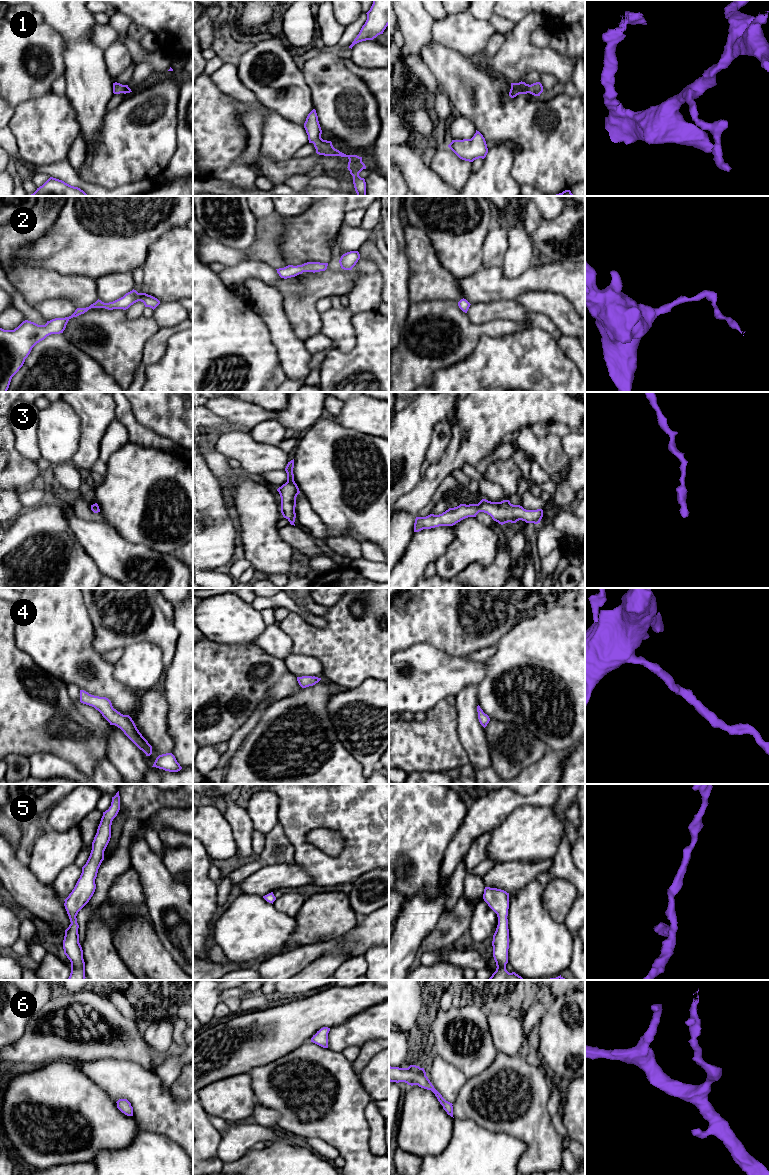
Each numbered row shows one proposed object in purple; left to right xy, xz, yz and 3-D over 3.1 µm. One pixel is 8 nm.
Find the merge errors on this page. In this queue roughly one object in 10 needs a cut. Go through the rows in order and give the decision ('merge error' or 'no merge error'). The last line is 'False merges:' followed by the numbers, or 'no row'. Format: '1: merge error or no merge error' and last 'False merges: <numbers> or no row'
1: no merge error
2: no merge error
3: no merge error
4: no merge error
5: no merge error
6: no merge error
False merges: no row

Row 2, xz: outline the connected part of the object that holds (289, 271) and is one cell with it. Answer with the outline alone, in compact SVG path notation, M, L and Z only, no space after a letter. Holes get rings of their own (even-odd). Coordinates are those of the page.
M307 262L302 265L288 265L284 268L276 269L277 273L281 278L287 279L291 277L295 277L303 272L320 272L325 271L327 269L328 263L320 263L320 262Z

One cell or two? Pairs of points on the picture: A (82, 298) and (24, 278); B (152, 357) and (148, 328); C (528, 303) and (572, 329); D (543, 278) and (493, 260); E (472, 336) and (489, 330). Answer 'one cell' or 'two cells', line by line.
A: one cell
B: two cells
C: one cell
D: two cells
E: one cell

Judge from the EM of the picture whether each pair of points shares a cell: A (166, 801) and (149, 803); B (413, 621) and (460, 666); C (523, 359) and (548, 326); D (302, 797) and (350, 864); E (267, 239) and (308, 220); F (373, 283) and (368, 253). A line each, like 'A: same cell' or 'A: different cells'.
A: same cell
B: different cells
C: different cells
D: same cell
E: different cells
F: different cells

